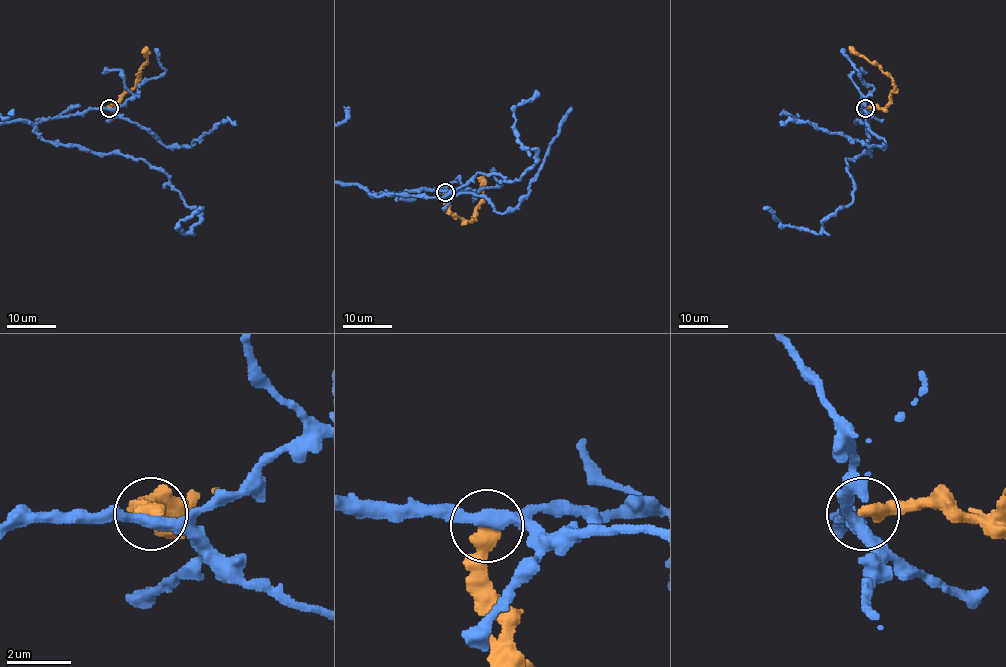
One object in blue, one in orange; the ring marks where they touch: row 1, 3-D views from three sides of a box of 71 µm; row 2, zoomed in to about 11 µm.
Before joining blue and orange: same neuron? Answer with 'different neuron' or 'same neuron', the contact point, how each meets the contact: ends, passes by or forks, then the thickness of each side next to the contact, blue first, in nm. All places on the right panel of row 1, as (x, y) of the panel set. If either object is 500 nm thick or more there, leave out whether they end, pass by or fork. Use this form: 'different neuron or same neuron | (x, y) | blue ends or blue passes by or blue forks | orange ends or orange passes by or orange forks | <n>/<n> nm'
different neuron | (865, 108) | blue passes by | orange ends | 360/480 nm

